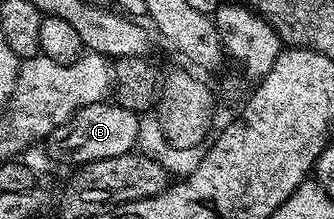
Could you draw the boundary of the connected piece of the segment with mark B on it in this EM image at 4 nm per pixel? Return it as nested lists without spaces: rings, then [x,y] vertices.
[[[115,101],[95,102],[78,111],[66,124],[54,127],[46,139],[46,149],[53,159],[61,158],[64,162],[76,162],[75,164],[130,154],[137,149],[140,118],[141,115],[137,111]]]

